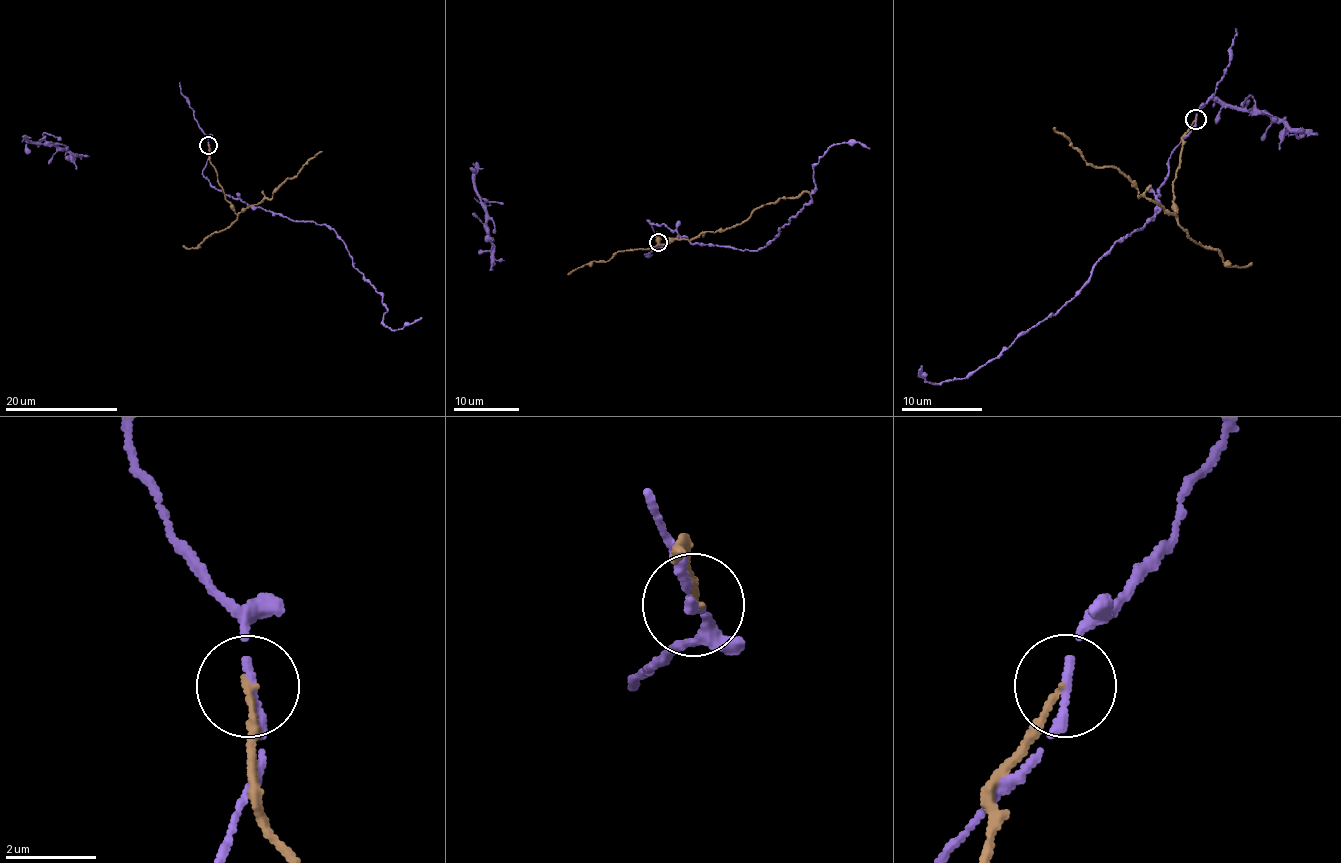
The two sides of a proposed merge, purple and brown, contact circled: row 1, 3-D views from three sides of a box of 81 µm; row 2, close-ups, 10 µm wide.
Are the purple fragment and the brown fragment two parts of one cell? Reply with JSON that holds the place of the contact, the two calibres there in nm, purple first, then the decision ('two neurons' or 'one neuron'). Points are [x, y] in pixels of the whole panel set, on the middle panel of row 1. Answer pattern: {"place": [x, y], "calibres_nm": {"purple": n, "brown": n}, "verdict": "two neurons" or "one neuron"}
{"place": [658, 242], "calibres_nm": {"purple": 200, "brown": 150}, "verdict": "two neurons"}

